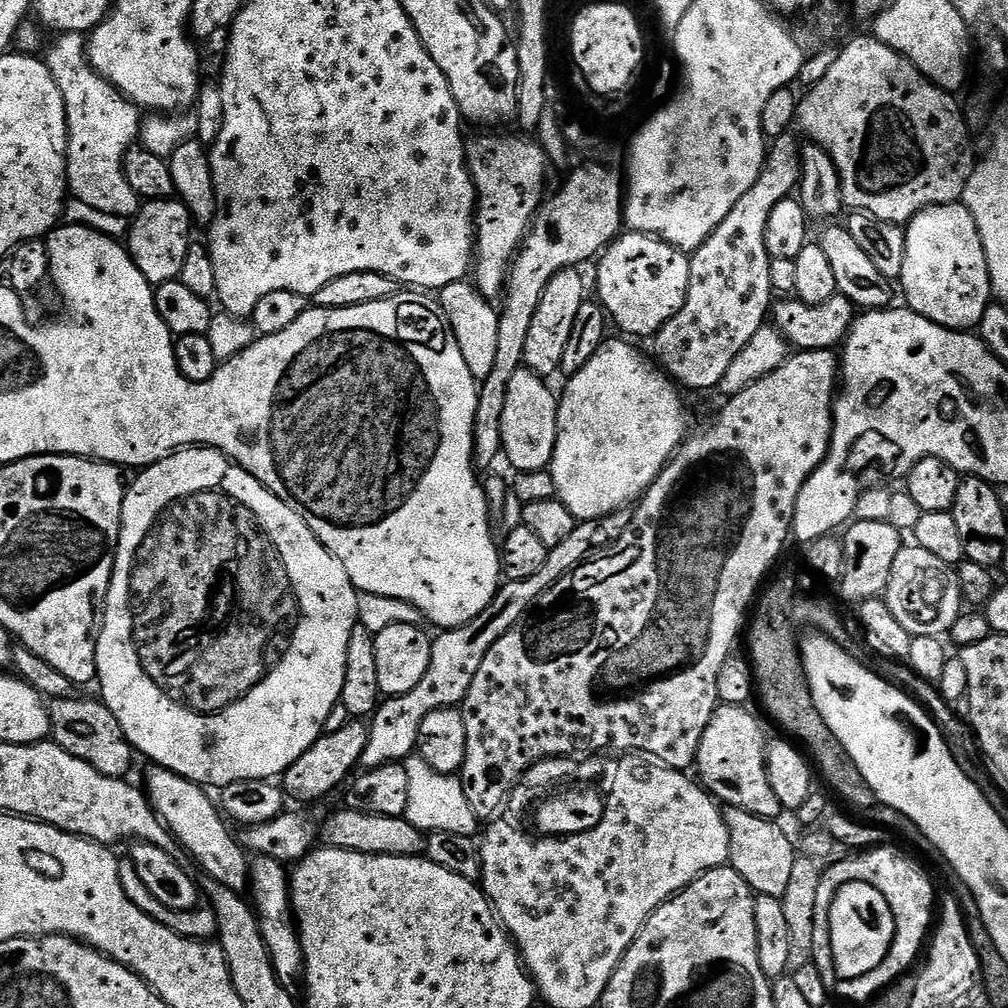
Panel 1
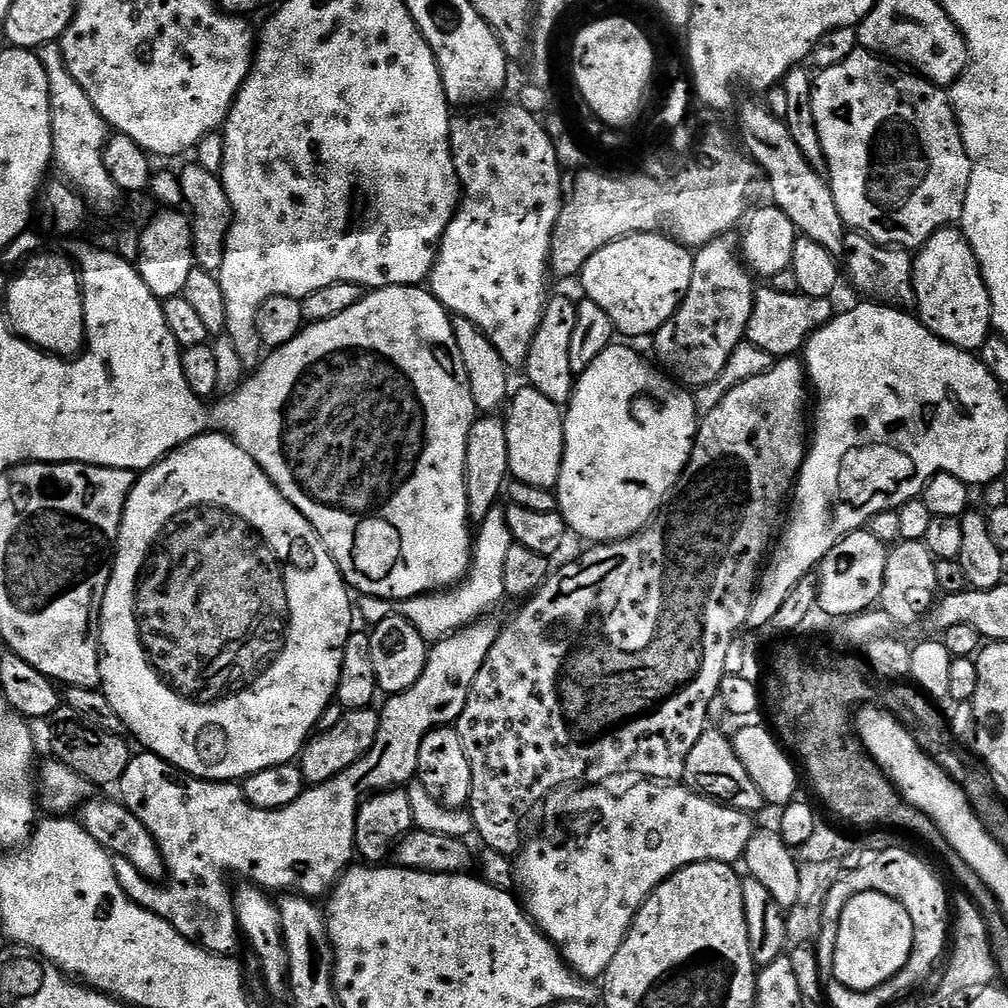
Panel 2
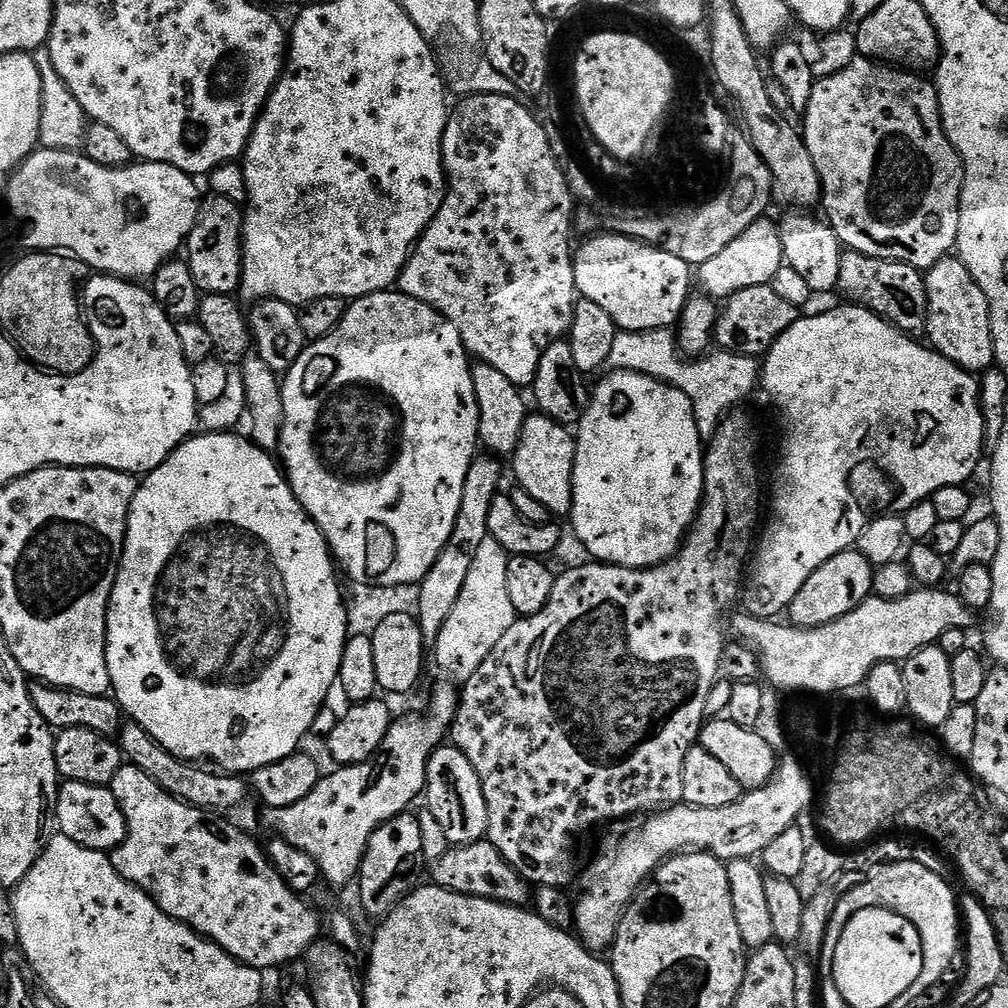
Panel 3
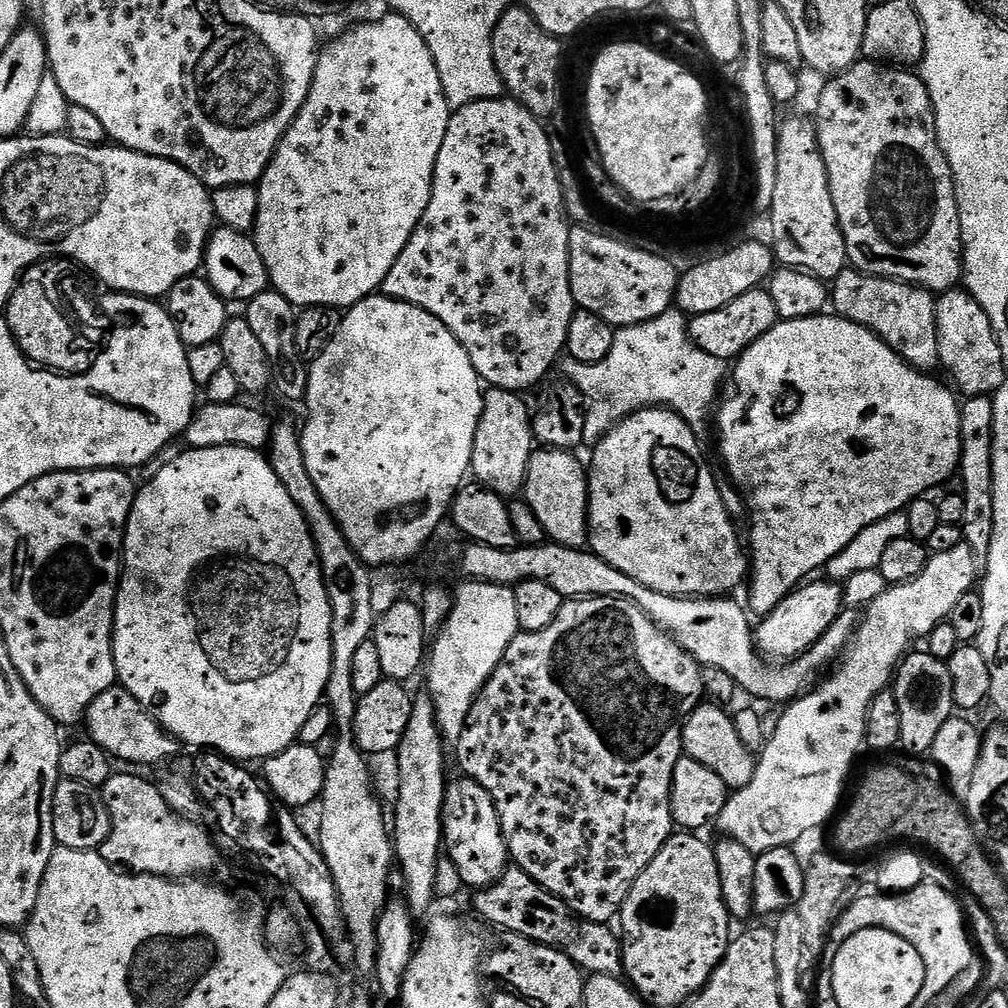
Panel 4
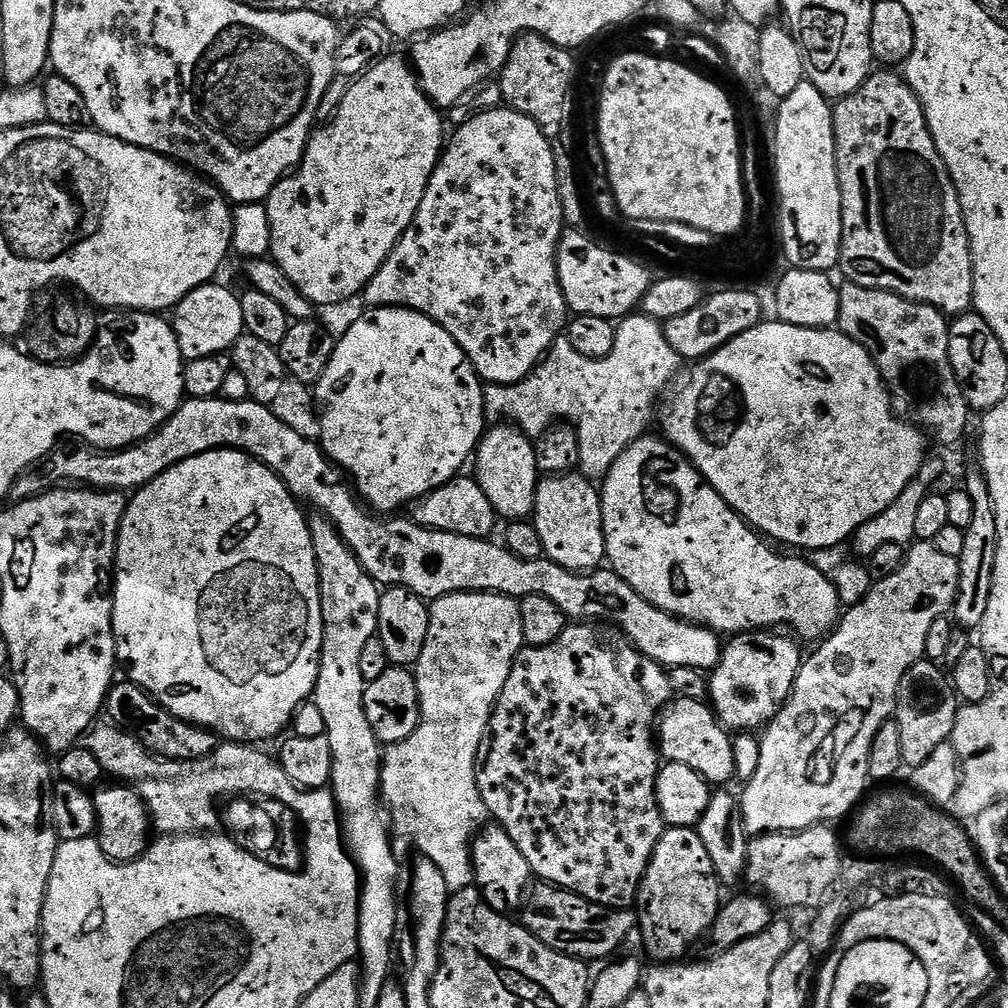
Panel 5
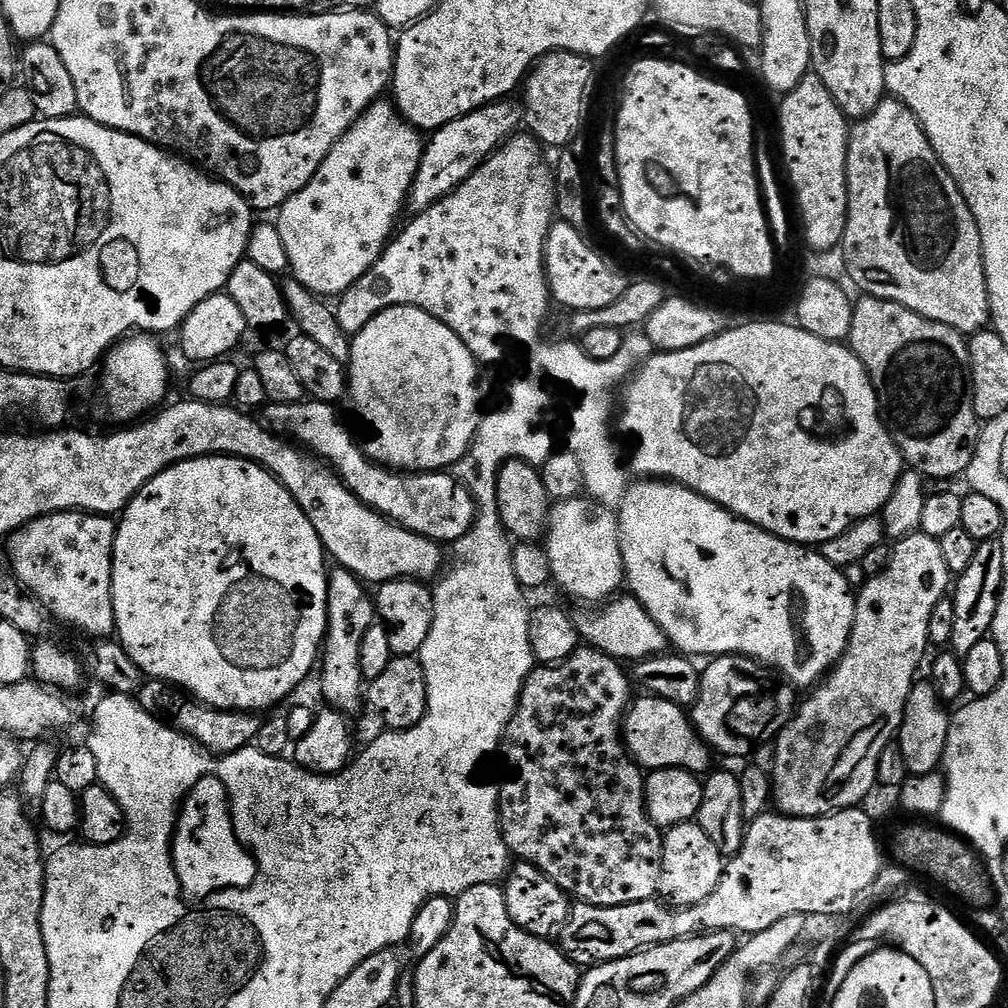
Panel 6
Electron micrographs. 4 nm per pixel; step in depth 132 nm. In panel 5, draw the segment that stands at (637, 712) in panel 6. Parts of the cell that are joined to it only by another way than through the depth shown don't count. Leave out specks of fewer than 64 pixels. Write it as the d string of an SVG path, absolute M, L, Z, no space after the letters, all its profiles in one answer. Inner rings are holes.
M682 696L669 703L658 721L658 747L665 761L690 766L713 786L728 786L736 780L732 736L704 700Z

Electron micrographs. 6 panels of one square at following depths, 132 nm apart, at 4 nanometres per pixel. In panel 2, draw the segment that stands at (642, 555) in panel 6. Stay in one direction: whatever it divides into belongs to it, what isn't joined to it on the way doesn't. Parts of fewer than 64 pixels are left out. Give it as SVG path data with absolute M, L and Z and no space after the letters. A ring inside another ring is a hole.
M613 342L609 348L602 350L602 354L598 354L598 358L594 358L592 365L585 372L581 372L575 377L572 386L572 399L568 401L564 412L562 470L558 474L558 482L554 489L556 507L561 518L568 523L569 533L573 537L581 536L584 540L592 540L588 542L593 545L612 544L616 540L628 540L631 536L637 536L643 528L647 528L655 520L656 513L664 507L666 501L673 495L672 487L675 489L679 485L680 476L684 472L684 467L688 465L688 459L696 441L698 427L695 395L689 389L677 384L671 376L661 371L651 359L649 359L650 361L643 360L634 349L627 348L626 345L620 343L624 342Z

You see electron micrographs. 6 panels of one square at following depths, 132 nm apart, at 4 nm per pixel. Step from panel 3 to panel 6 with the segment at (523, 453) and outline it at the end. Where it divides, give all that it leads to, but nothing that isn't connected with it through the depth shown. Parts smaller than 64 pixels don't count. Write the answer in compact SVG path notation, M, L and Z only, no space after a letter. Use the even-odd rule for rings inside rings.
M581 498L553 503L548 513L546 547L553 581L557 585L560 583L561 590L569 592L574 599L585 600L586 603L592 604L588 606L596 606L613 599L625 587L624 563L620 549L620 522L613 509L602 506L597 500Z

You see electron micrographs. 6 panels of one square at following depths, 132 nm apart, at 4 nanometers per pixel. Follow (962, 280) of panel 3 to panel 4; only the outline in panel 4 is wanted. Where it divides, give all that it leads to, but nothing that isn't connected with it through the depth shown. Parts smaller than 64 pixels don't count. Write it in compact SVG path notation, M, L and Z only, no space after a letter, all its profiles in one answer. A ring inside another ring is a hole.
M967 290L943 293L936 302L936 325L940 363L943 371L952 375L951 383L961 393L964 391L965 397L995 394L1006 378L1006 361L1002 358L1002 350L996 341L996 331L992 328L990 318L972 297L972 293Z

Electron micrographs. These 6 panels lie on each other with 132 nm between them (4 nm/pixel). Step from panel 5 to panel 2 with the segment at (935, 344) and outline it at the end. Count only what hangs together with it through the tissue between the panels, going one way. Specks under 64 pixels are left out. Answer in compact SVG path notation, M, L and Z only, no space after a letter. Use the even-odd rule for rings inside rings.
M848 230L844 233L842 268L846 273L847 283L849 280L864 295L861 297L869 301L884 304L887 308L915 309L916 295L912 281L912 261L913 257L905 249L876 244L870 237L863 236L861 232Z

